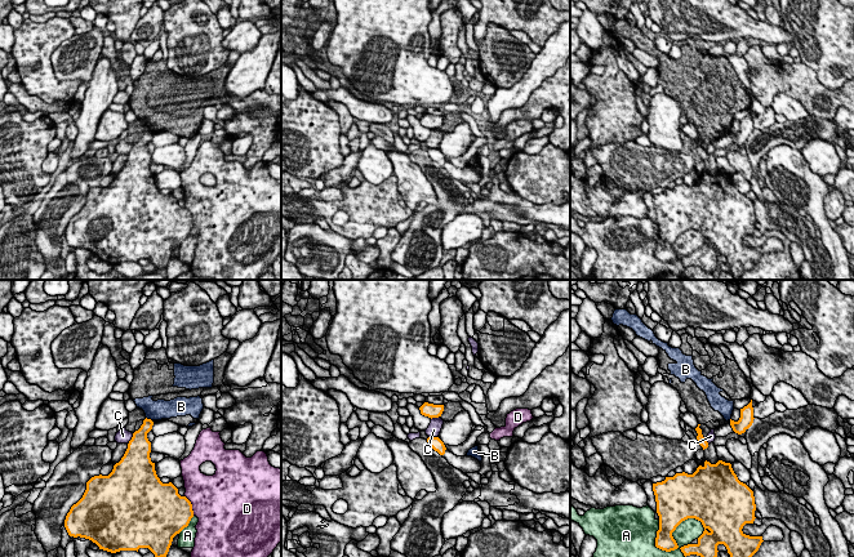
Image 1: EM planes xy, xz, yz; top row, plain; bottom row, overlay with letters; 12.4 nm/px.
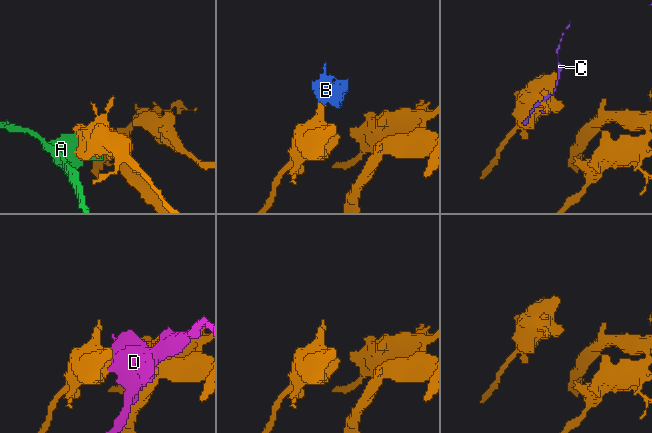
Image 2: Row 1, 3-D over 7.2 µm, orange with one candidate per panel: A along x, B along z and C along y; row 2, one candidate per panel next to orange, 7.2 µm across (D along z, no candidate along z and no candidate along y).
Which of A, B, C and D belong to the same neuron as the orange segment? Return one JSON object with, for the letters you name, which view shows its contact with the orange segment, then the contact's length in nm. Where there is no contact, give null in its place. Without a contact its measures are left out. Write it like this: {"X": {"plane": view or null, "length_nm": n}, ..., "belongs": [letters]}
{"belongs": []}

